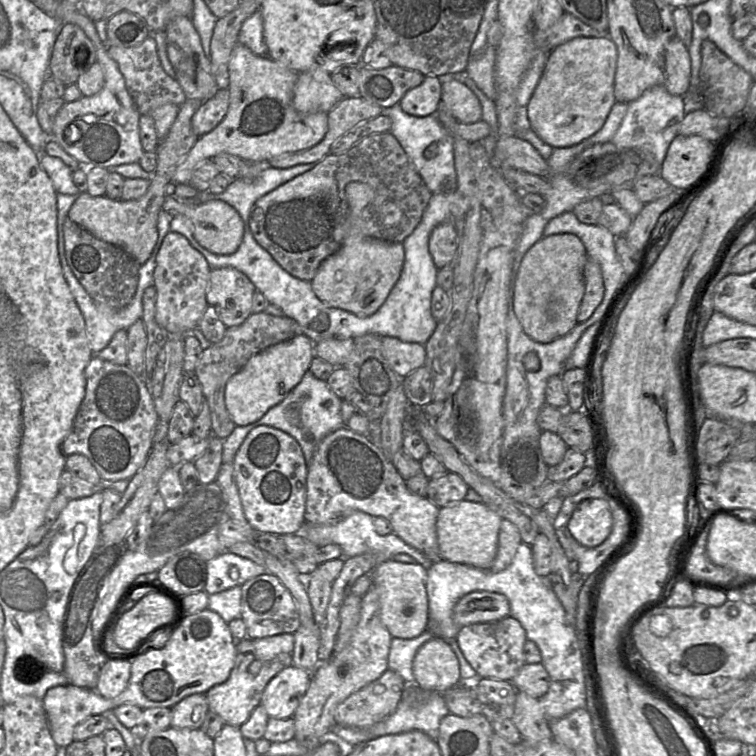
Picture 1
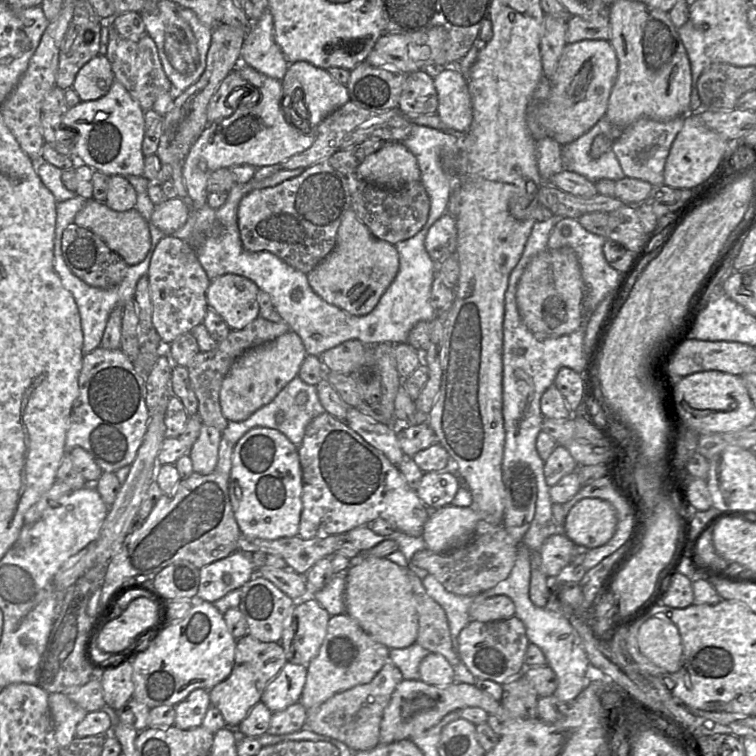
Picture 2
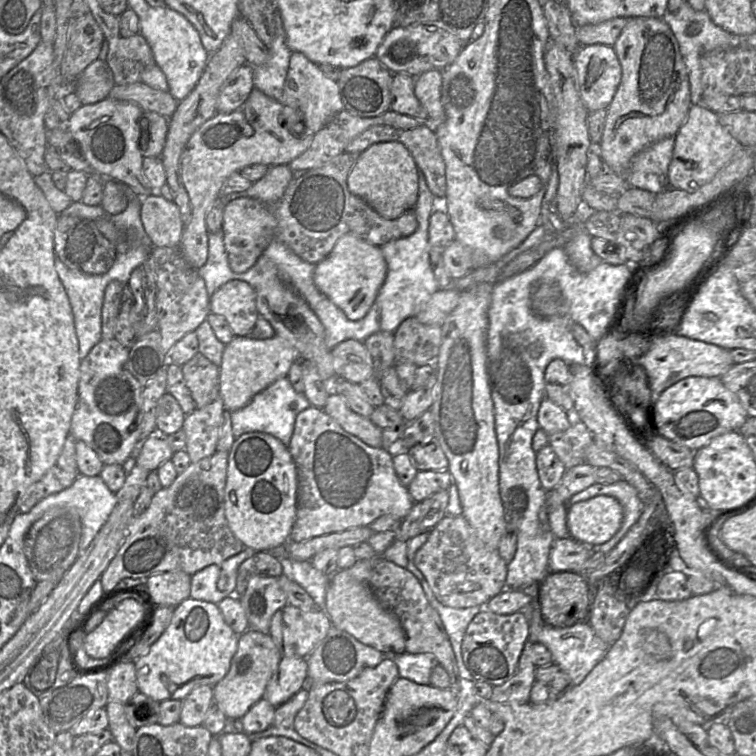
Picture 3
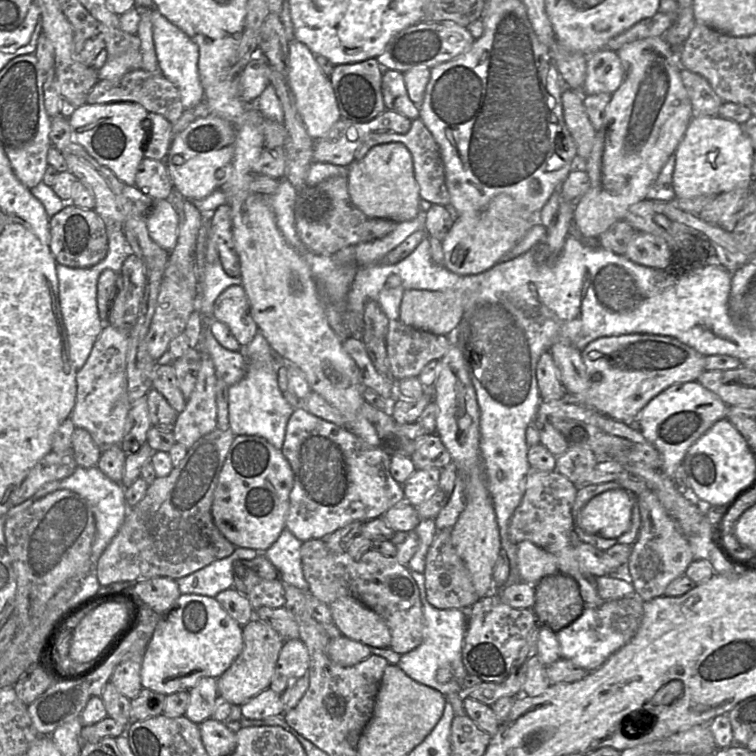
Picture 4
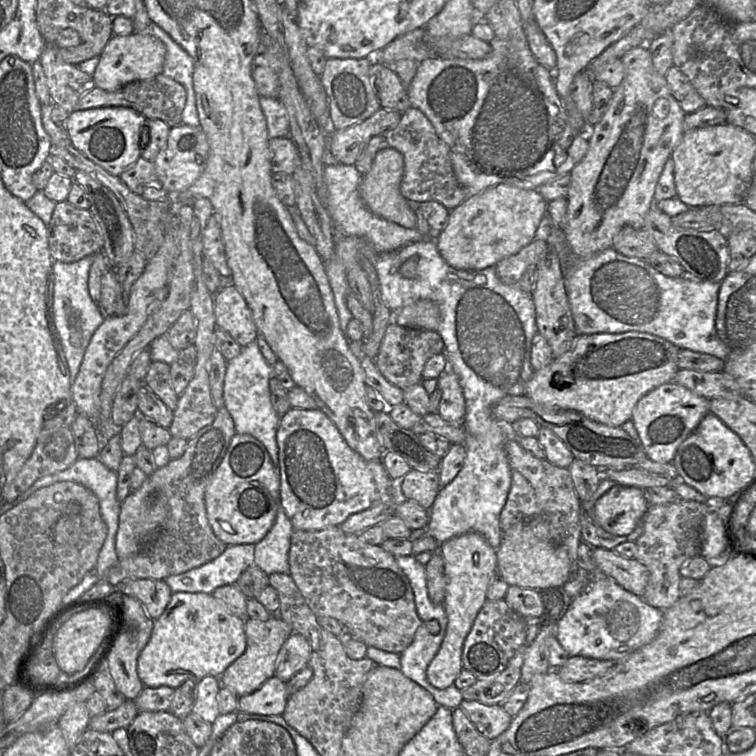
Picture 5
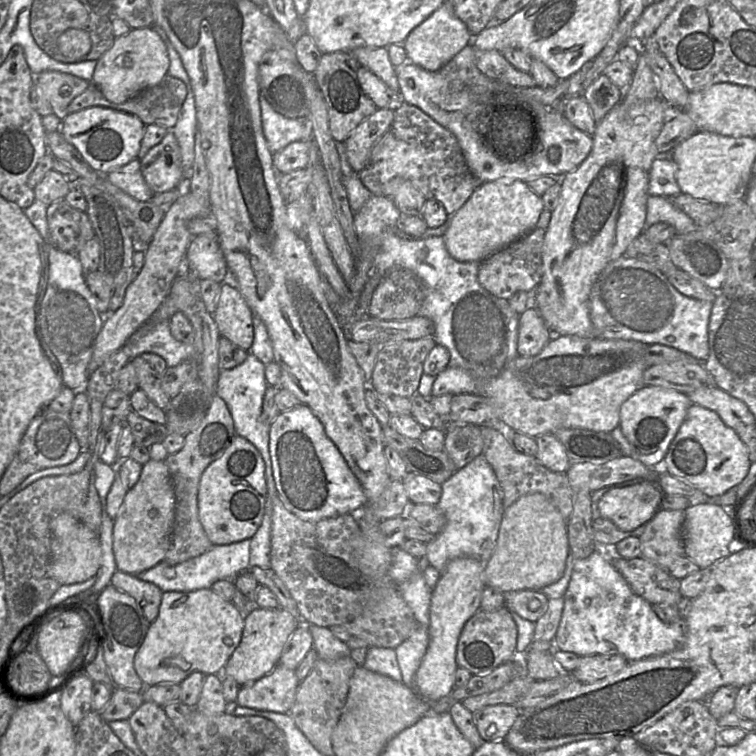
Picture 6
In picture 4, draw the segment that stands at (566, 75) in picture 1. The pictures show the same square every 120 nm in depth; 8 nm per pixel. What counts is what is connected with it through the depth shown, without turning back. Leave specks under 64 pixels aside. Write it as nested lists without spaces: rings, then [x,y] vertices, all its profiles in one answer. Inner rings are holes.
[[[603,48],[587,57],[587,74],[581,95],[613,94],[623,80],[623,67],[617,52]]]

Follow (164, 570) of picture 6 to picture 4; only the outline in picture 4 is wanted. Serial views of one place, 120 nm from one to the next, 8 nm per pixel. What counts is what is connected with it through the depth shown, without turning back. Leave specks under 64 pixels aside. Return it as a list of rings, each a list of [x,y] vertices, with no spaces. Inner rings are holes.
[[[236,547],[230,556],[177,579],[179,590],[183,595],[197,594],[215,598],[221,591],[233,588],[234,564],[240,560],[251,560],[258,553],[255,549]]]

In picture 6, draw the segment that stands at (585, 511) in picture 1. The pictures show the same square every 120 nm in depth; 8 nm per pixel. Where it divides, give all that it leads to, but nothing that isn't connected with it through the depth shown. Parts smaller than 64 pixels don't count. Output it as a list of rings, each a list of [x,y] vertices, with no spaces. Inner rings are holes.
[[[643,479],[632,485],[610,489],[601,497],[598,509],[602,517],[610,520],[617,528],[631,531],[651,520],[651,514],[663,495],[656,479]]]

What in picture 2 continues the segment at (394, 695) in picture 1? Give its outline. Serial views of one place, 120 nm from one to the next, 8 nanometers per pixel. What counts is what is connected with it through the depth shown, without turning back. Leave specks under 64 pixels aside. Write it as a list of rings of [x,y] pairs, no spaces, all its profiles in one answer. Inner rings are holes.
[[[387,661],[366,684],[339,692],[315,709],[306,710],[305,727],[347,745],[353,752],[366,751],[379,744],[380,724],[397,685],[403,680],[400,670]]]

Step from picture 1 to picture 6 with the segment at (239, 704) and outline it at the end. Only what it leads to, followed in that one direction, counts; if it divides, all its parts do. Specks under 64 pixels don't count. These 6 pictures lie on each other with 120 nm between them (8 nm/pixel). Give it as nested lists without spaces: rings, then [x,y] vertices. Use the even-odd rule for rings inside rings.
[[[255,609],[245,616],[242,638],[223,668],[221,676],[232,677],[239,686],[248,685],[270,673],[280,662],[283,648],[302,620],[296,619],[286,610]]]

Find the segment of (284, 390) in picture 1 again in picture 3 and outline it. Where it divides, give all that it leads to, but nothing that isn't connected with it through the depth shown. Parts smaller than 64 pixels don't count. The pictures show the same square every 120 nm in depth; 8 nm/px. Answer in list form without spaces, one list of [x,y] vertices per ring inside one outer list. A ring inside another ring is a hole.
[[[274,335],[268,339],[234,336],[225,345],[219,372],[219,394],[224,410],[233,412],[243,408],[259,392],[279,378],[286,377],[291,365],[300,360],[295,348]]]

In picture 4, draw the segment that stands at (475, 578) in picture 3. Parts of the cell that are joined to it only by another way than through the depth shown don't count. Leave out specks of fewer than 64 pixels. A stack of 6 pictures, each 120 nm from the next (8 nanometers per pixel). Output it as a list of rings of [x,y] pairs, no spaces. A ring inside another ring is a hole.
[[[452,528],[437,530],[425,560],[425,586],[428,602],[437,609],[471,608],[478,600],[471,575],[451,540]]]

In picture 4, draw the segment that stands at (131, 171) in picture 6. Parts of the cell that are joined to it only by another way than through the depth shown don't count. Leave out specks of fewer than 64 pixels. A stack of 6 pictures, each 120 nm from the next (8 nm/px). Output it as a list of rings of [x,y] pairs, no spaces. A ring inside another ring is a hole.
[[[144,158],[138,166],[135,186],[152,199],[167,199],[174,189],[164,161]]]

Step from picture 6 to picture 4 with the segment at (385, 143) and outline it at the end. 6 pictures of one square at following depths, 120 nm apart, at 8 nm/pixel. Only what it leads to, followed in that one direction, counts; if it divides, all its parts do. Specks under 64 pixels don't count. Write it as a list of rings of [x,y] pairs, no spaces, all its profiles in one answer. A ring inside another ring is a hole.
[[[421,118],[412,120],[411,128],[407,133],[399,134],[393,131],[379,131],[368,134],[354,154],[354,160],[361,160],[369,150],[379,144],[400,142],[410,151],[413,158],[414,174],[419,184],[421,199],[432,204],[450,206],[450,194],[446,184],[444,163],[439,145],[433,134],[426,127]]]

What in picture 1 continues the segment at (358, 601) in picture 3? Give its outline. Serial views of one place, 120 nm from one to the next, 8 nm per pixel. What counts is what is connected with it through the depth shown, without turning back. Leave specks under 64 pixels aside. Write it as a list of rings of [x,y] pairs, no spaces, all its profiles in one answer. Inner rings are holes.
[[[387,560],[371,572],[372,585],[376,588],[380,603],[380,620],[392,638],[413,639],[428,628],[428,597],[426,592],[427,568]]]

